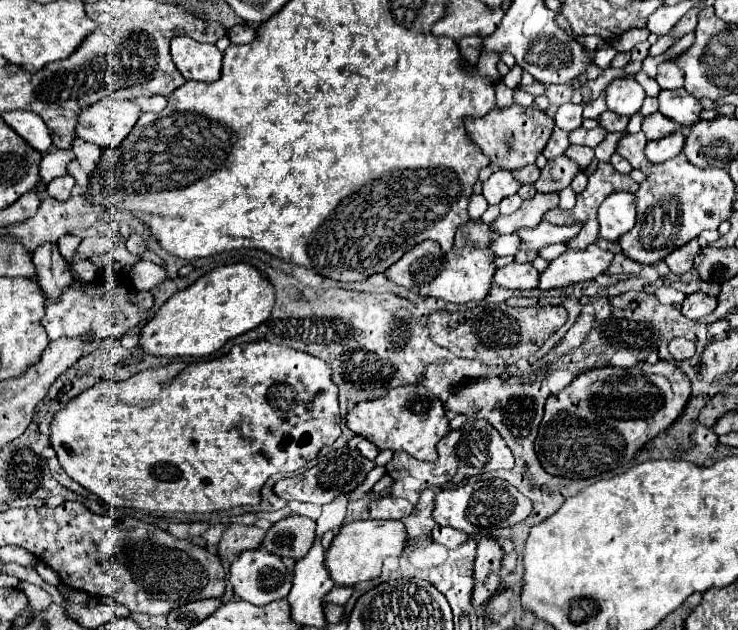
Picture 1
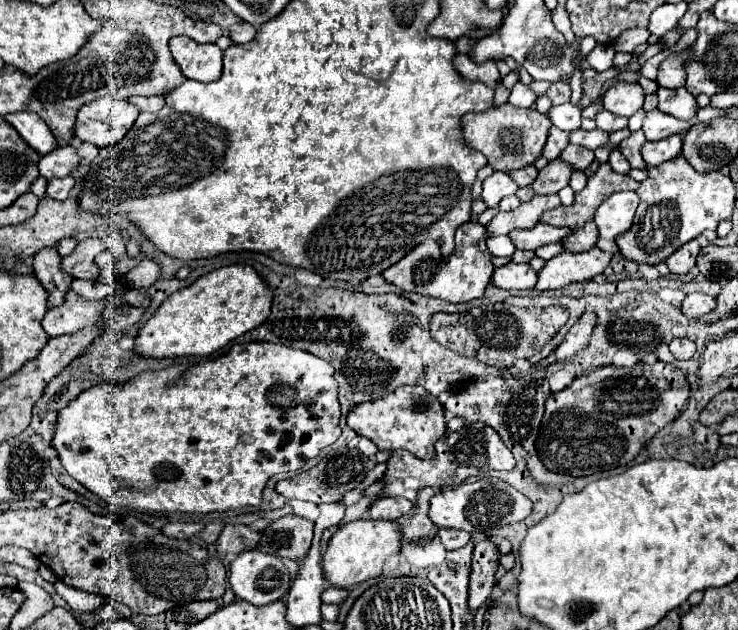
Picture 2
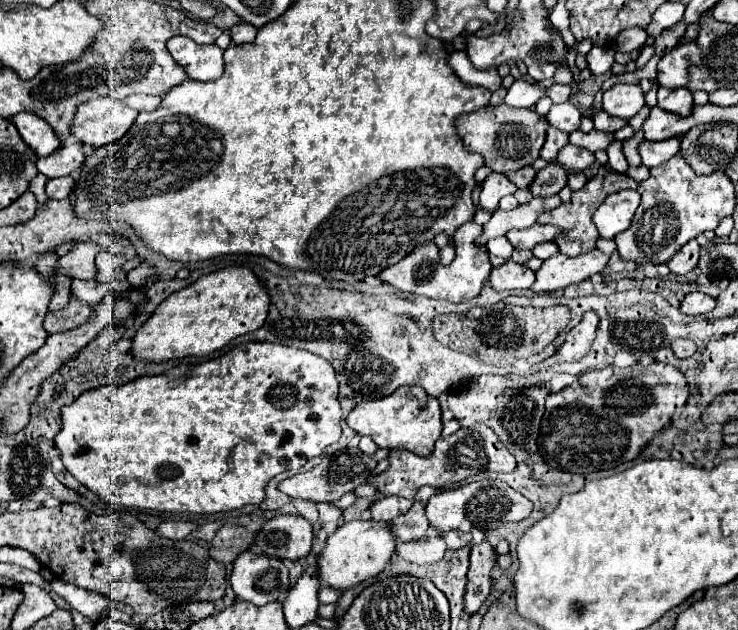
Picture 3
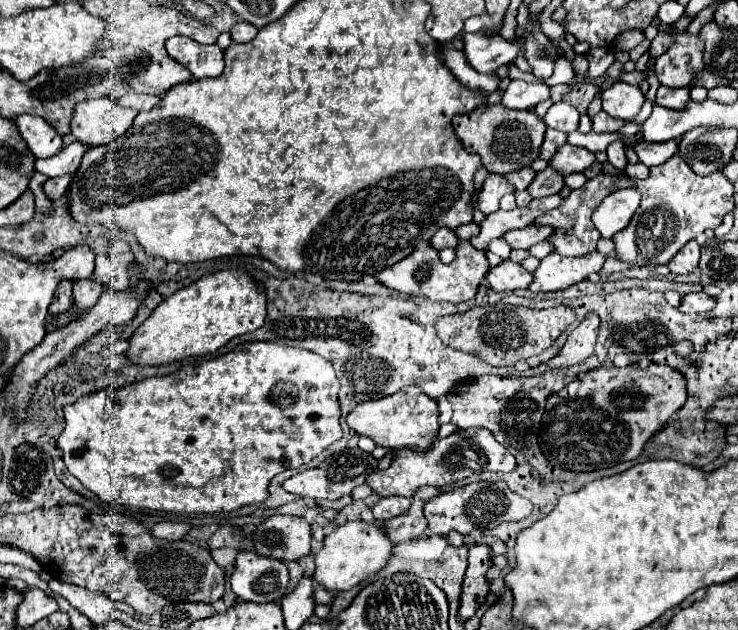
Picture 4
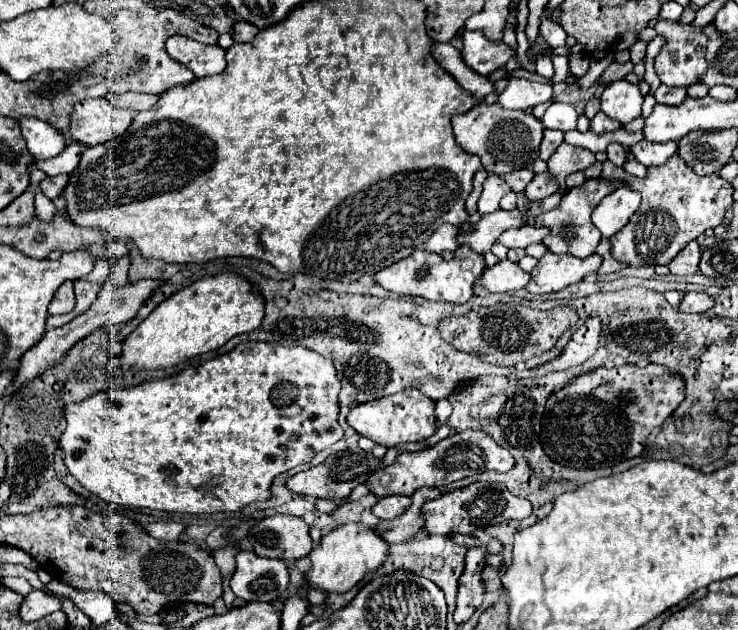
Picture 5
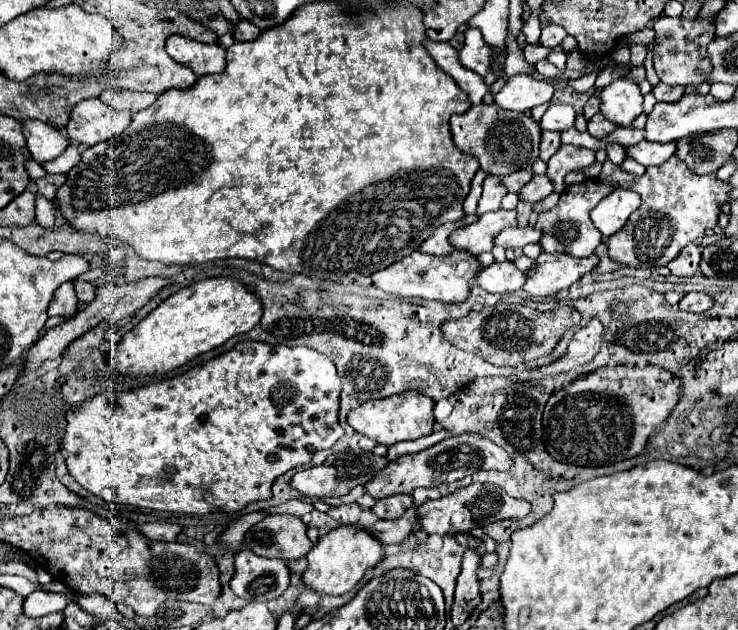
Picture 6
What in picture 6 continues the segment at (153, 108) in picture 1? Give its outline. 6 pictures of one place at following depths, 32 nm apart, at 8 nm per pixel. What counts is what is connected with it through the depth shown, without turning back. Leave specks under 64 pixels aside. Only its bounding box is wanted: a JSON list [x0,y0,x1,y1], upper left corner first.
[98,88,156,112]

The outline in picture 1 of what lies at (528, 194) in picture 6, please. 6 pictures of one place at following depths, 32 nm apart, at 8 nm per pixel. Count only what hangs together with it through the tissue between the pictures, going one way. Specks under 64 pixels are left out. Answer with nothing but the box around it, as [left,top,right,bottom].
[534,156,580,194]

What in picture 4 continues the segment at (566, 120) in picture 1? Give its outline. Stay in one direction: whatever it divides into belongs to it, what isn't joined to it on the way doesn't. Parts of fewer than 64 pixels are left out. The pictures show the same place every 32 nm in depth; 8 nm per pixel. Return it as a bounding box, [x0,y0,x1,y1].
[542,102,578,132]

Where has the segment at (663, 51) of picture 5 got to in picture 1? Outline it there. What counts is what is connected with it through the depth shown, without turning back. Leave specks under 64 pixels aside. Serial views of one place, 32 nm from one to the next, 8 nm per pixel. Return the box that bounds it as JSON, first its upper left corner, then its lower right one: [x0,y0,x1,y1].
[656,60,684,90]

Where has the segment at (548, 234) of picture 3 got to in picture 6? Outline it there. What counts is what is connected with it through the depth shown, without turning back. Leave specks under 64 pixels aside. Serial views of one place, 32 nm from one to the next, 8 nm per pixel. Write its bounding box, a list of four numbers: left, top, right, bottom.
[494,226,542,248]

